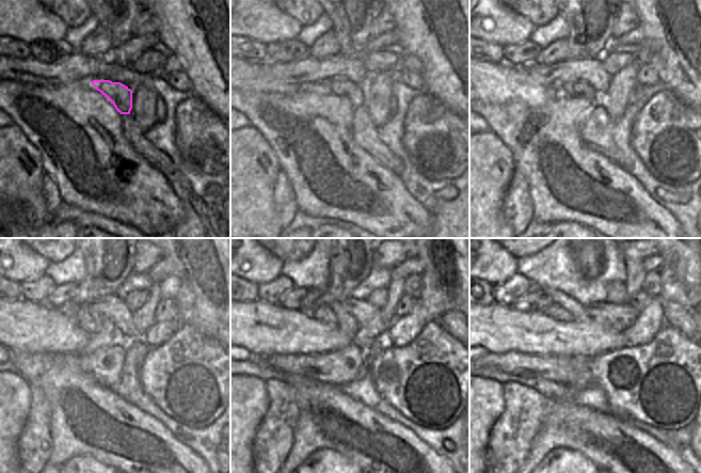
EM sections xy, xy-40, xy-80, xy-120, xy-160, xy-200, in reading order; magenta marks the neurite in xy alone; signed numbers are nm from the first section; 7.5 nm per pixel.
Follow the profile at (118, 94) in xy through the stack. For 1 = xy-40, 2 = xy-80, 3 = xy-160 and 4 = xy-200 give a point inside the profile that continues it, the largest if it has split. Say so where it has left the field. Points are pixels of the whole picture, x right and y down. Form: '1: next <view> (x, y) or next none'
1: next xy-40 (347, 89)
2: next xy-80 (580, 88)
3: next xy-160 (322, 314)
4: next xy-200 (555, 311)

